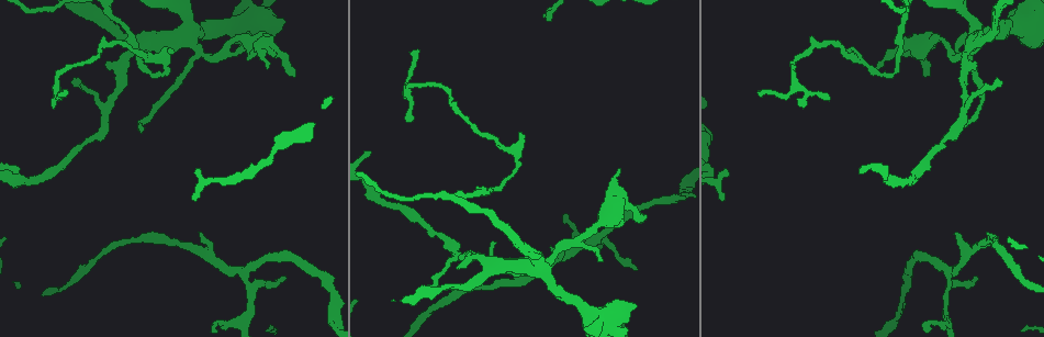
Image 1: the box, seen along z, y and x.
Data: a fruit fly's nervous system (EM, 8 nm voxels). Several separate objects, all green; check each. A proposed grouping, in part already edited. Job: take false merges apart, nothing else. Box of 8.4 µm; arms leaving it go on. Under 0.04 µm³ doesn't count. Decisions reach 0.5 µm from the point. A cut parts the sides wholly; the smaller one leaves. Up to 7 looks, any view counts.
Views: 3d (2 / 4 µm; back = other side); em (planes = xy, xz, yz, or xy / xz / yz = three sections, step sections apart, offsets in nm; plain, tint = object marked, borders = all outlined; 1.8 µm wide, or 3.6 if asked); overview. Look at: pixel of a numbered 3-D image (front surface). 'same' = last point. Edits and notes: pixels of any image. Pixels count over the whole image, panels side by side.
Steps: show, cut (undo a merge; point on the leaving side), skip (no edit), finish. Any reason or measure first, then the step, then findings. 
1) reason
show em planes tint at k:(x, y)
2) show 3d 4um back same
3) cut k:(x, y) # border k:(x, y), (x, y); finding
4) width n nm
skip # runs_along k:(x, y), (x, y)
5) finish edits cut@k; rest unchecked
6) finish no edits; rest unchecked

two arms at a narrow angle
show 3d 2um at 1:(187, 29)

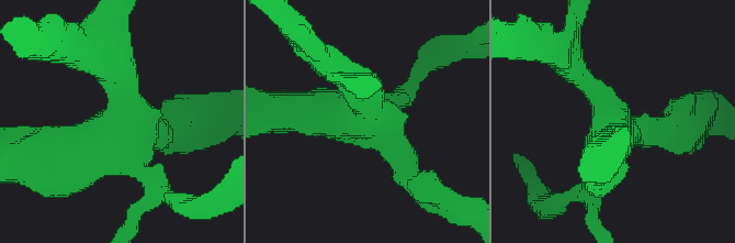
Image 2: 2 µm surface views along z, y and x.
now the EM
show em 3.6um yz step 16 tint at 2:(127, 123)

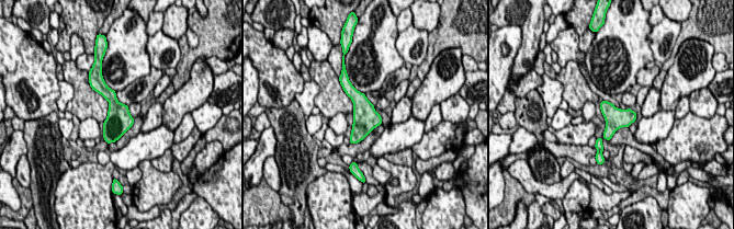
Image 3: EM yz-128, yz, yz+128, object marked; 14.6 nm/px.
skip # all the same neuron

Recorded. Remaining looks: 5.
arms part here
show 3d 2um at 1:(598, 239)

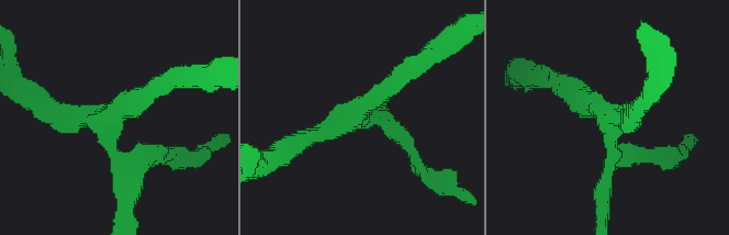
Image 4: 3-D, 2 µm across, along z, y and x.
show em planes plain at 4:(355, 109)

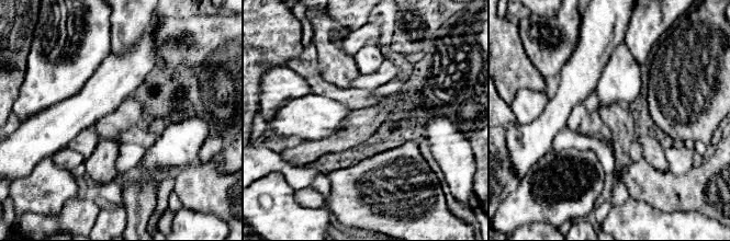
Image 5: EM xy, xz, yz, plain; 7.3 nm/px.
where the object lies
show em planes tint same

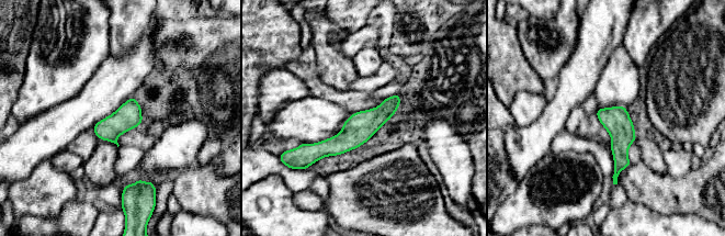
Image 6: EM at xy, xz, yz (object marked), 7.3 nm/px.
skip # runs_along 6:(397, 99), (346, 141), (308, 155); all the same neuron

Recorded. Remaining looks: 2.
a narrow waist
show 3d 2um at 1:(483, 288)

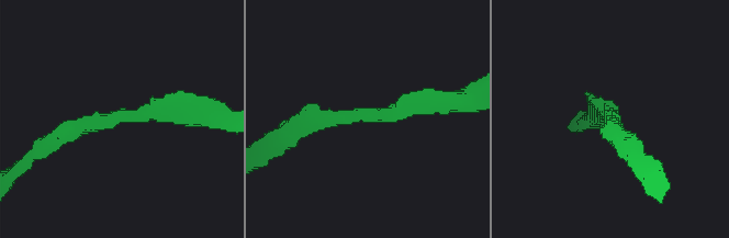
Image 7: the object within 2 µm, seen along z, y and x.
arm_widths 160, 190 nm; now the EM
show em planes tint at 7:(121, 116)

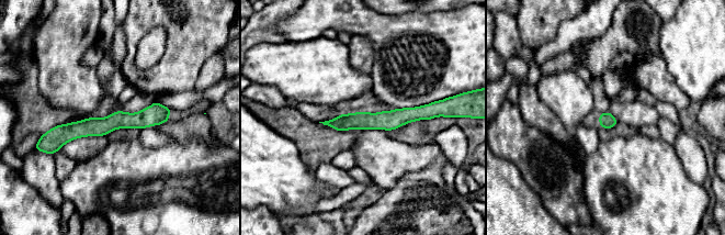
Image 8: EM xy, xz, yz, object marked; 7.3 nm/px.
skip # runs_along 8:(166, 111), (53, 133); all the same neuron

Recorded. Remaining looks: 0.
finish no edits; rest unchecked

